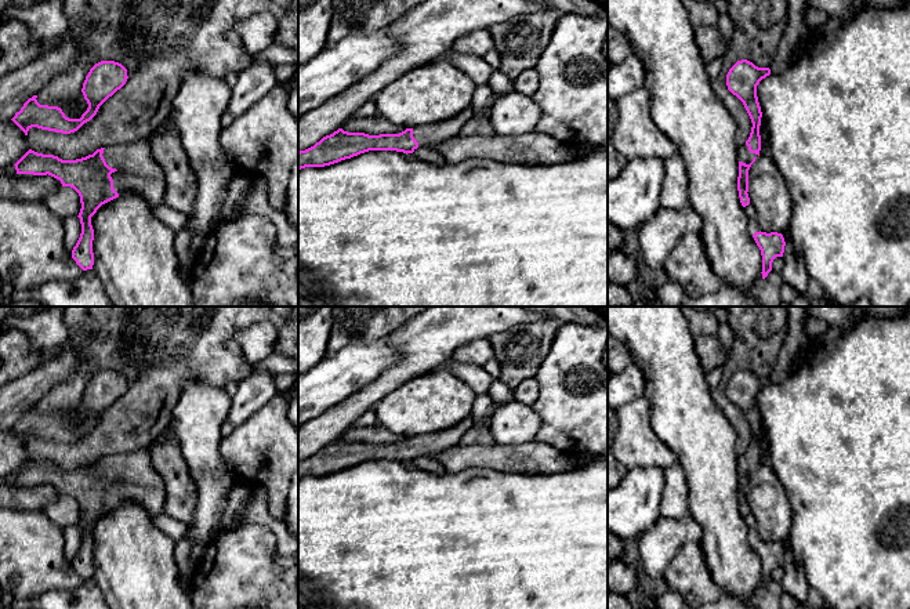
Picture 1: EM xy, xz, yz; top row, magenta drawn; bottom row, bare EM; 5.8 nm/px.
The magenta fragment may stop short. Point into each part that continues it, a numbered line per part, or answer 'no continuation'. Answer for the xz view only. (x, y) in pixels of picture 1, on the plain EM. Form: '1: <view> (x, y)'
1: xz (427, 445)

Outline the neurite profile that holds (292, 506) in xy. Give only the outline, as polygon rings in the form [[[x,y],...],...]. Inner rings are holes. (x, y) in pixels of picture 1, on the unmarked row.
[[[298,472],[291,476],[287,493],[286,516],[282,519],[290,533],[298,536]]]

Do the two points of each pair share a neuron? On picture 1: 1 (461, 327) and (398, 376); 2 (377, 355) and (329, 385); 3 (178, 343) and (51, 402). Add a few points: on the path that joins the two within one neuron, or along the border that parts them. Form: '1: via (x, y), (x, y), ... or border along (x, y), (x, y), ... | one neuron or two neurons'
1: via (446, 327), (413, 361) | one neuron
2: via (365, 359), (341, 374) | one neuron
3: via (147, 352), (104, 356), (83, 374) | one neuron

